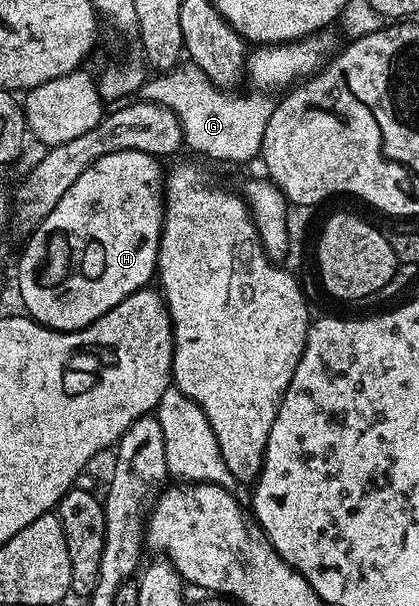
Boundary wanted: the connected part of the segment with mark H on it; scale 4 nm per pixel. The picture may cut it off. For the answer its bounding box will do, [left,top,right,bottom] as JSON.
[16,150,166,330]

